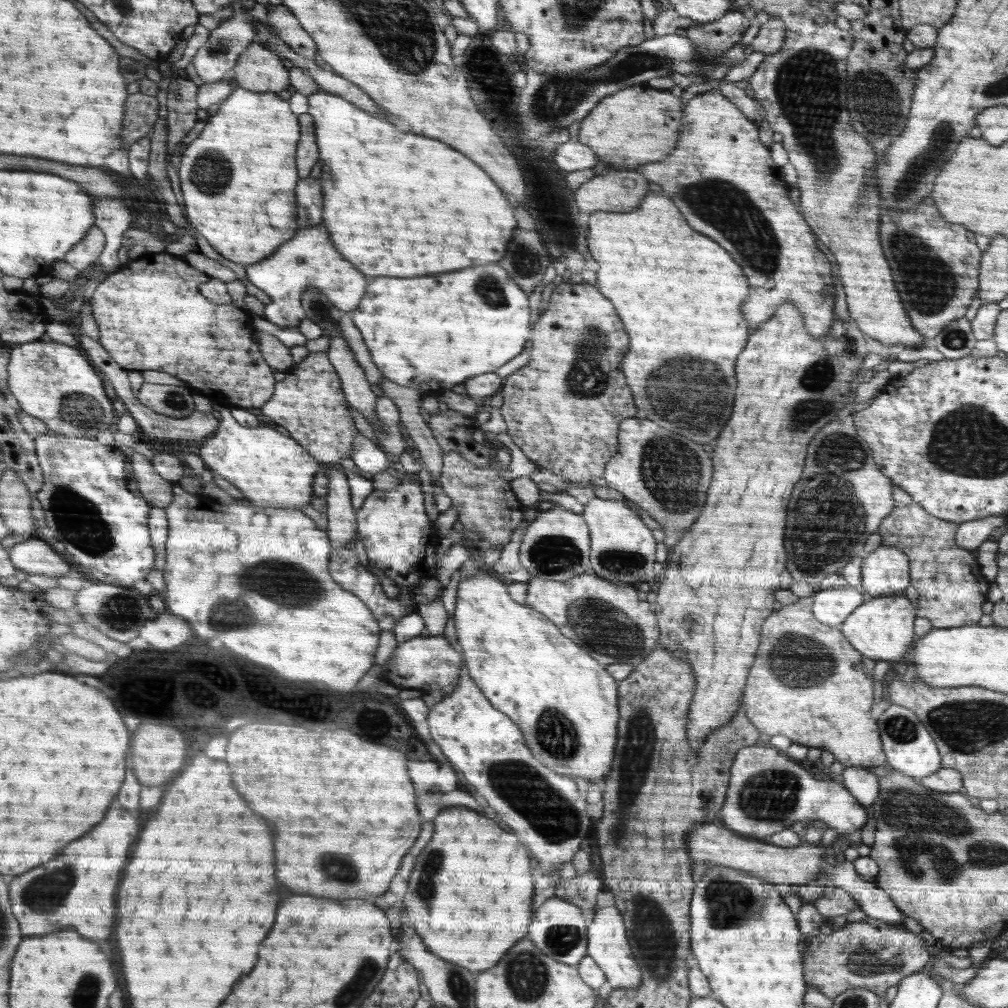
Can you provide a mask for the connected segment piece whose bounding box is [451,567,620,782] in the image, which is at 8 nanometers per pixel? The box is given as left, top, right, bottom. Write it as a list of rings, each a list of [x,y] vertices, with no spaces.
[[[482,567],[458,584],[451,623],[457,632],[457,646],[463,653],[470,677],[489,698],[490,705],[506,716],[514,716],[518,728],[526,732],[526,744],[538,752],[537,759],[543,765],[568,776],[576,774],[587,782],[605,779],[610,774],[617,747],[616,728],[620,726],[620,697],[616,694],[616,682],[604,665],[573,640],[562,636],[546,616],[514,602],[506,592],[504,582]]]

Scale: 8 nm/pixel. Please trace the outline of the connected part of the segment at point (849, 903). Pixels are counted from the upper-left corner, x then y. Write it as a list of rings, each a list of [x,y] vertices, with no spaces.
[[[831,887],[820,890],[817,900],[812,903],[820,914],[828,919],[836,916],[846,916],[858,908],[852,893],[846,889]]]

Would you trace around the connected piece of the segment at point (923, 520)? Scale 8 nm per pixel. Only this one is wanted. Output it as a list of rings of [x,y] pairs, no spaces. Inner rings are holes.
[[[894,488],[896,506],[881,523],[882,545],[898,547],[909,556],[911,585],[918,591],[918,616],[930,621],[933,628],[976,625],[982,618],[982,604],[988,596],[988,581],[969,549],[956,543],[960,524],[932,516],[923,505],[902,488]]]

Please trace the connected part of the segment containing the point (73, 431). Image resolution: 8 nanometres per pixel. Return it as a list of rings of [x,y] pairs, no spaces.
[[[35,341],[13,348],[9,382],[23,410],[48,422],[52,431],[96,440],[114,424],[116,408],[94,367],[75,347],[54,341]]]

